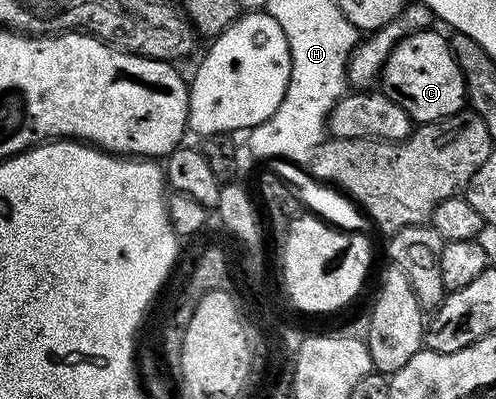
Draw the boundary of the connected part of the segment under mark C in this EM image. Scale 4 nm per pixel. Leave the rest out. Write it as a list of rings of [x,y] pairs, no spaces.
[[[435,28],[405,36],[393,52],[389,52],[383,65],[381,90],[389,96],[389,100],[393,100],[393,104],[401,104],[415,124],[448,118],[468,105],[467,85],[451,51],[448,35],[438,34]]]

